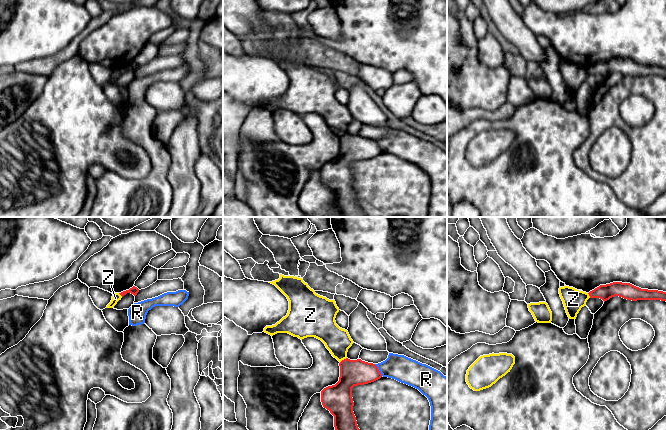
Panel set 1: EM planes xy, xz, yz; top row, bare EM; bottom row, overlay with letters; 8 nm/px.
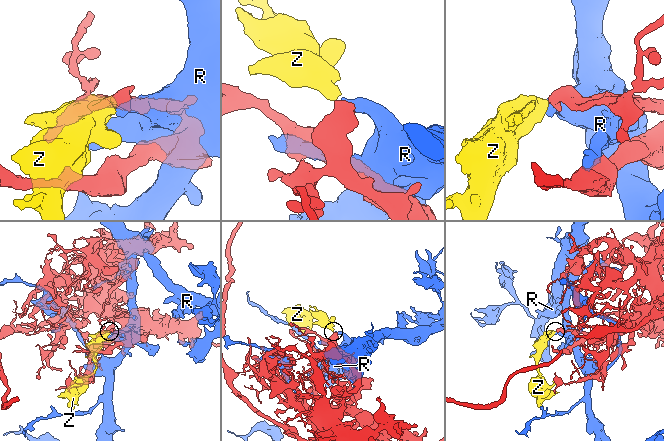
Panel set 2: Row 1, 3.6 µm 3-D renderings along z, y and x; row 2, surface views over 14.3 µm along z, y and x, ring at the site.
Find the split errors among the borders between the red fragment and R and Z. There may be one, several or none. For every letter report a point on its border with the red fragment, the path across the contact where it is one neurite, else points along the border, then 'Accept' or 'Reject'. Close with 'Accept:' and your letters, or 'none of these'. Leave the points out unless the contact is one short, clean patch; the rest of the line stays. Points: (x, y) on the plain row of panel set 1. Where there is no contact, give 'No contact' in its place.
R: Touches red at xz (378, 146). Reject
Z: Touches red at xz (344, 135). Boundary: xz (346, 133), (340, 138). Reject
Accept: none of these

